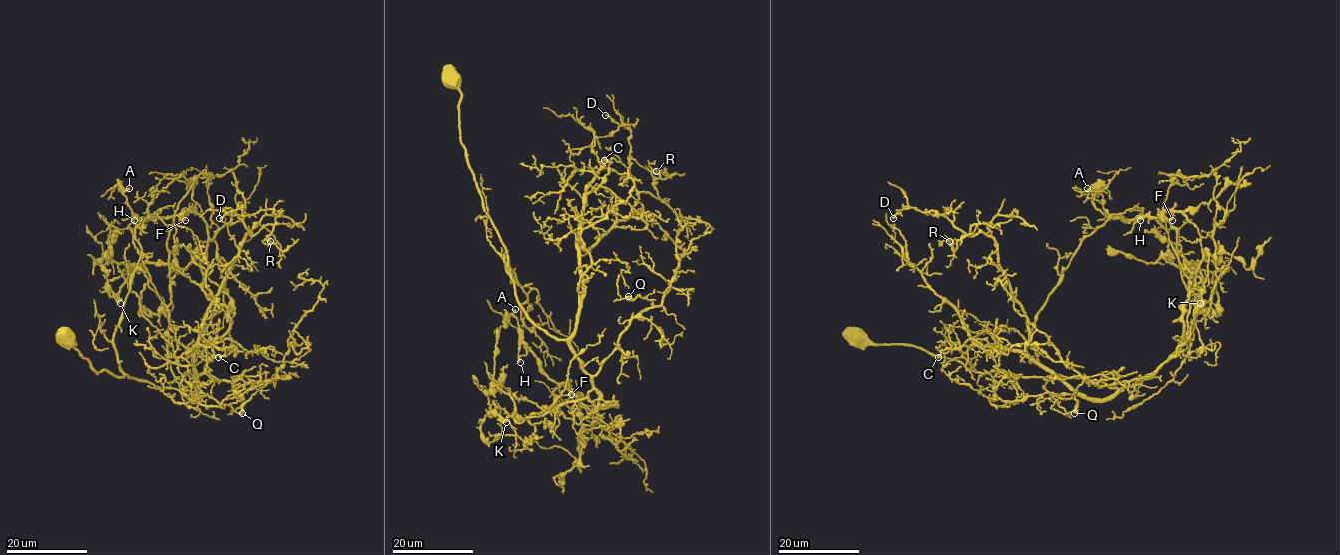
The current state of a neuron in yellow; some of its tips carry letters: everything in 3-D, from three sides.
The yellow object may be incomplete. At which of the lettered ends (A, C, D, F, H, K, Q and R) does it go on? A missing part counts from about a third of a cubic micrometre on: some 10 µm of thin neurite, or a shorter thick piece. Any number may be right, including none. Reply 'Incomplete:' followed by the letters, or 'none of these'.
Incomplete: H

